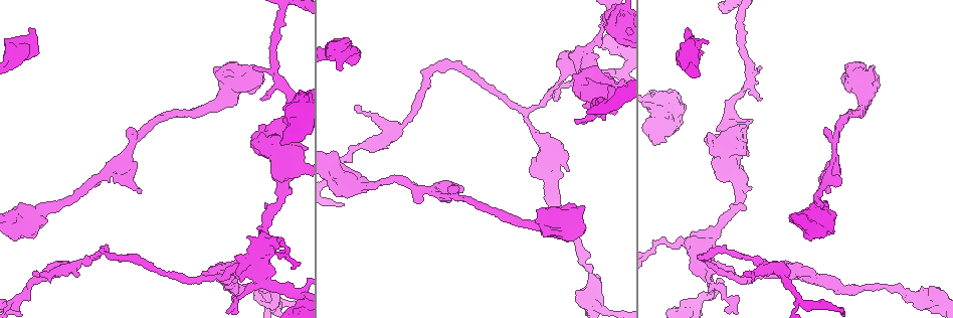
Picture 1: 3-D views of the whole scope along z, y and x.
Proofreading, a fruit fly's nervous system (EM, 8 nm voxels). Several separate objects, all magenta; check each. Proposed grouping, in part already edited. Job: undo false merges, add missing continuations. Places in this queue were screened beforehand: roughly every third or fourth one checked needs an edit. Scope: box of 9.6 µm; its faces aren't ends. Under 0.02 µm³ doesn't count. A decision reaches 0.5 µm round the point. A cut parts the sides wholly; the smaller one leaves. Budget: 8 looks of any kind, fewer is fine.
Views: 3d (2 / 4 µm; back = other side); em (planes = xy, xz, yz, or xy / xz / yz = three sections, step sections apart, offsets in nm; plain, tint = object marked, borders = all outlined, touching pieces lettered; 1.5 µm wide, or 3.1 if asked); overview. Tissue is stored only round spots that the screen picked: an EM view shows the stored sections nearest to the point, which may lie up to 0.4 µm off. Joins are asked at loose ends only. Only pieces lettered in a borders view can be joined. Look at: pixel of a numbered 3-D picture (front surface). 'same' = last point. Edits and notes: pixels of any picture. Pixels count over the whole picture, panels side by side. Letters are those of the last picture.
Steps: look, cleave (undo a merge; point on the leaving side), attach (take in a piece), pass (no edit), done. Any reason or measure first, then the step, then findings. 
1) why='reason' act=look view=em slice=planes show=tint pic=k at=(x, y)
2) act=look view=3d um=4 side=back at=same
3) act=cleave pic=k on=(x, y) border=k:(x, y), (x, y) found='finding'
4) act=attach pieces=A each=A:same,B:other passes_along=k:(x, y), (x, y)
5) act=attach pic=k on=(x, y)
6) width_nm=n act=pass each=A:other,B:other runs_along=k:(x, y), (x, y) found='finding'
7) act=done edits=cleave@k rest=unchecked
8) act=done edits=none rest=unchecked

why='branch stops here' act=look view=em slice=planes show=borders pic=1 at=(652, 144)

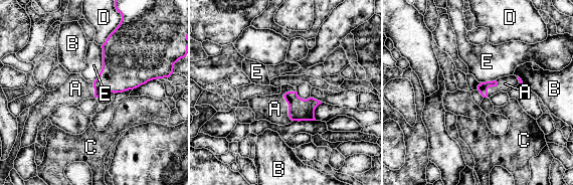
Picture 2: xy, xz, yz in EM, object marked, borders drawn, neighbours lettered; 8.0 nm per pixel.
act=attach pic=2 on=(274, 109) each=A:same,B:other,C:other,D:other,E:other found='it goes on there'

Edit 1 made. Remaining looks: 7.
act=look view=overview

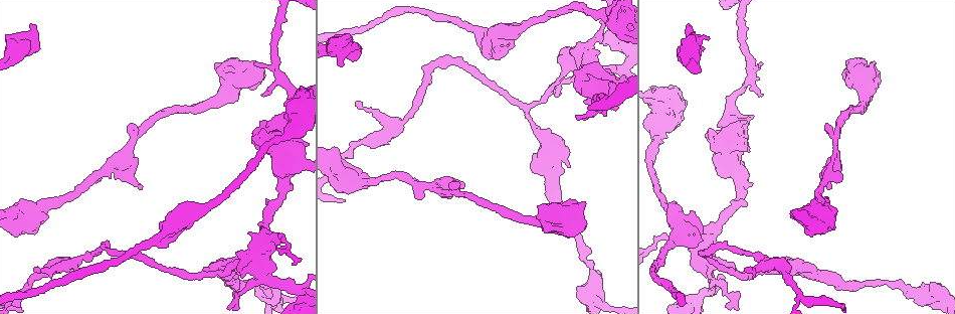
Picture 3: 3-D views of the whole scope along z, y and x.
why='an open end' act=look view=3d um=2 pic=3 at=(355, 44)

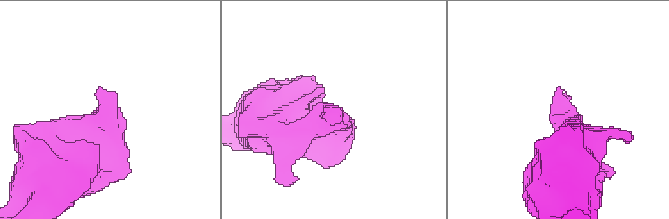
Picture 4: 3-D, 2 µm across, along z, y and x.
why='shape alone is not enough' act=look view=em slice=planes show=borders pic=4 at=(557, 90)

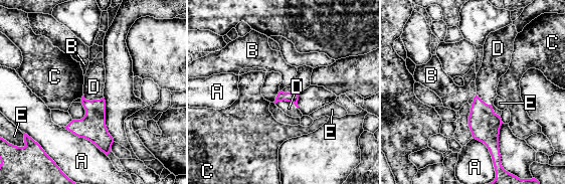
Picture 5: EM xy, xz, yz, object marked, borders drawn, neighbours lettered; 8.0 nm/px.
act=attach pic=5 on=(488, 77) each=A:other,B:other,C:other,D:same,E:other passes_along=5:(485, 125), (489, 105), (488, 77) found='the neuron continues'

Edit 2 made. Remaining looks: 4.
why='calibre changes' act=look view=em slice=planes show=tint pic=3 at=(592, 267)

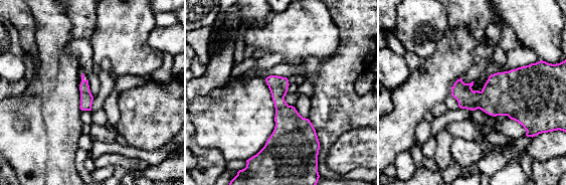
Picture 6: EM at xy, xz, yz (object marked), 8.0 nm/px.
why='what lies round it' act=look view=em slice=planes show=borders at=same

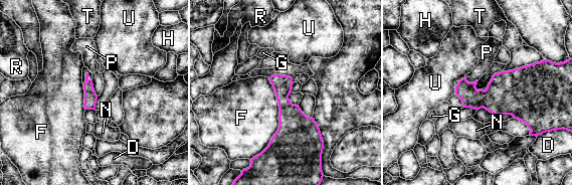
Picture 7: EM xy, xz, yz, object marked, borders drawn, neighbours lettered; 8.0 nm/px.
act=pass each=D:other,F:other,G:other,H:other,N:other,P:other,R:other,T:other,U:other border=7:(464, 76), (468, 81), (478, 80) found='all the same neuron'

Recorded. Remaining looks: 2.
act=done edits=attach@2,attach@5 rest=unchecked

